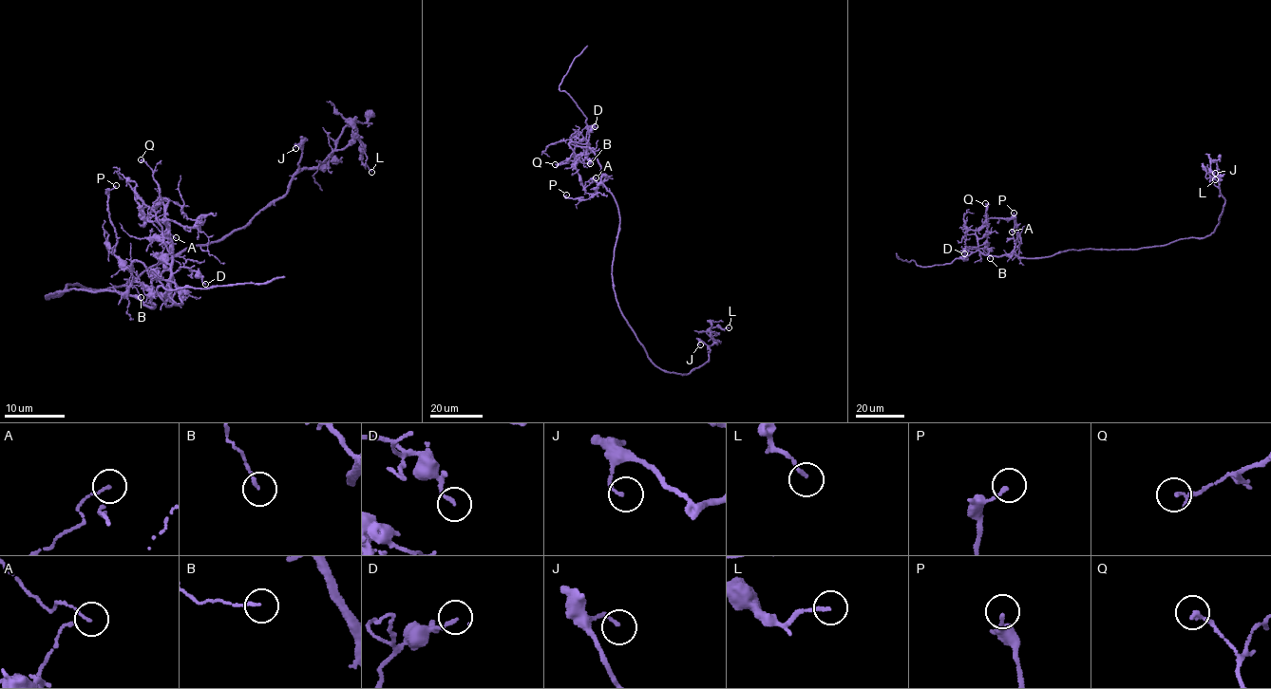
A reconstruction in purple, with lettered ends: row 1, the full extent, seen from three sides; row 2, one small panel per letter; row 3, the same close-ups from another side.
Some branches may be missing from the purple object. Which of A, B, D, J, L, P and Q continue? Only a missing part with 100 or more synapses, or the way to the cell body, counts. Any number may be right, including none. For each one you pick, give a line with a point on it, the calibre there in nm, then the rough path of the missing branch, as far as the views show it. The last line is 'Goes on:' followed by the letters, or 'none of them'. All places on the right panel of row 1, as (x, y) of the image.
Goes on: none of them

